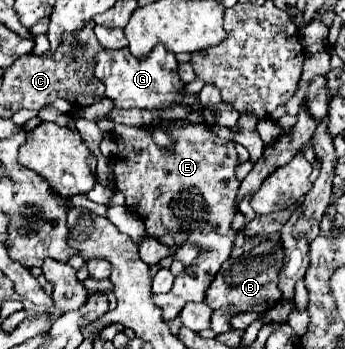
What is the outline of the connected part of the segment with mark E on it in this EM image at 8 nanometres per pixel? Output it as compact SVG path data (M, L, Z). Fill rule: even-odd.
M164 121L160 125L172 137L172 151L154 143L150 125L130 127L116 125L118 155L114 159L116 189L124 195L126 207L140 211L140 217L154 237L186 235L188 243L200 245L202 251L195 264L187 266L175 276L168 293L152 293L154 305L162 309L164 321L178 317L182 307L190 301L202 301L206 285L214 279L222 263L230 257L238 231L232 229L236 215L236 197L240 181L236 179L238 153L232 141L220 139L206 123Z

